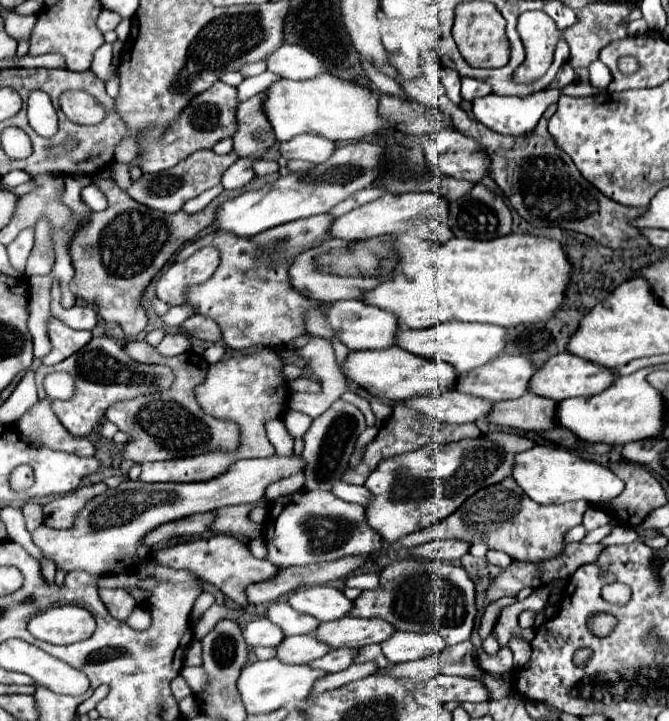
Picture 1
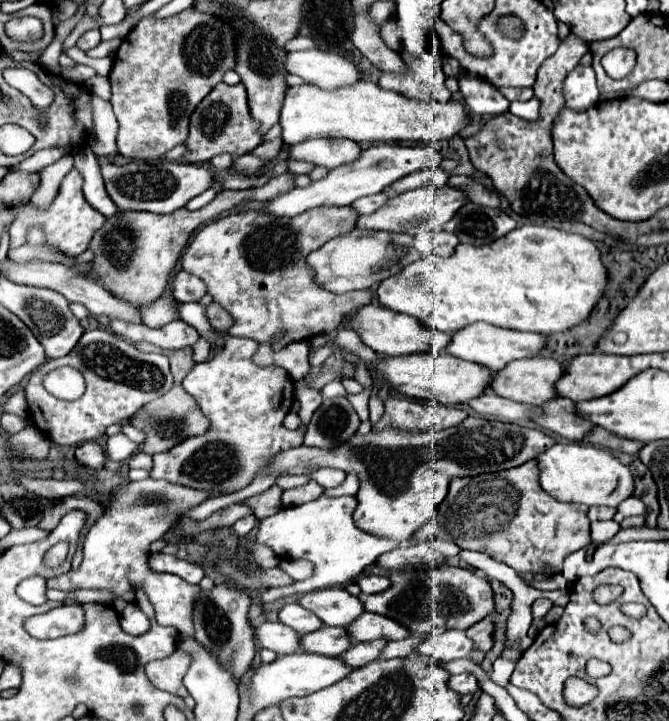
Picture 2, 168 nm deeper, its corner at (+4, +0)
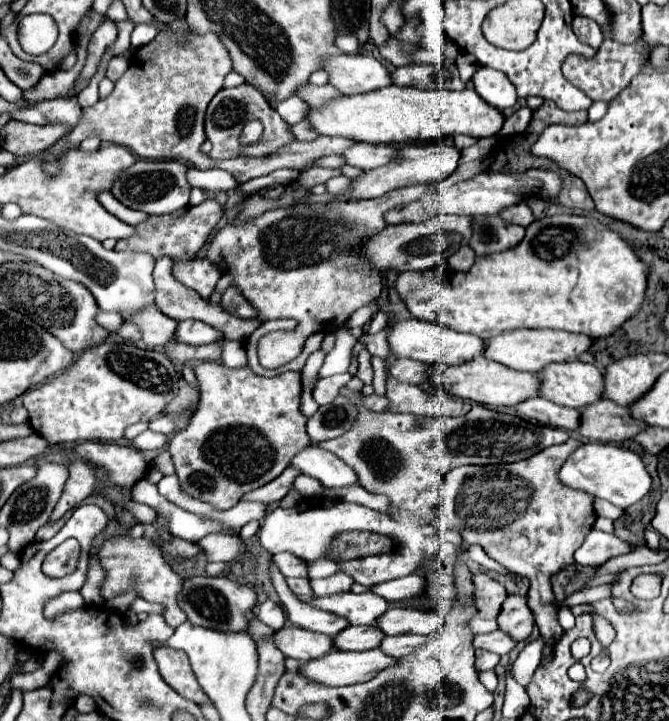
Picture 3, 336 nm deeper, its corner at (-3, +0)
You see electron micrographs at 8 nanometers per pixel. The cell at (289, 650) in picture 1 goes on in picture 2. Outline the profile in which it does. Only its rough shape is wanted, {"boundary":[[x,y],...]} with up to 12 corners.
{"boundary":[[325,627],[299,641],[305,653],[337,657],[351,647],[343,627]]}

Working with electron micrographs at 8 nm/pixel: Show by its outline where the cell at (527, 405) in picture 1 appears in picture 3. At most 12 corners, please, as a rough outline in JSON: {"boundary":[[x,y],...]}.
{"boundary":[[610,399],[582,409],[580,435],[626,441],[648,425]]}

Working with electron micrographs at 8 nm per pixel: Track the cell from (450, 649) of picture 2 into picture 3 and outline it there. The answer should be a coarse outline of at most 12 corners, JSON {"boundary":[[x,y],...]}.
{"boundary":[[504,631],[474,637],[476,649],[510,653],[516,641]]}

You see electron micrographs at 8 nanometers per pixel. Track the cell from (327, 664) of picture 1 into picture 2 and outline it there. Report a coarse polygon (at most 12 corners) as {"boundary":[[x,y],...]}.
{"boundary":[[385,641],[355,643],[339,655],[353,669],[375,661]]}

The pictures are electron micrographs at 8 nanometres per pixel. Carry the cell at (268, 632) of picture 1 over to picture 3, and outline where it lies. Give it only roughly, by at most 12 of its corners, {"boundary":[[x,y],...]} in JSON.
{"boundary":[[302,627],[274,633],[276,647],[292,659],[312,661],[334,649],[328,635]]}

